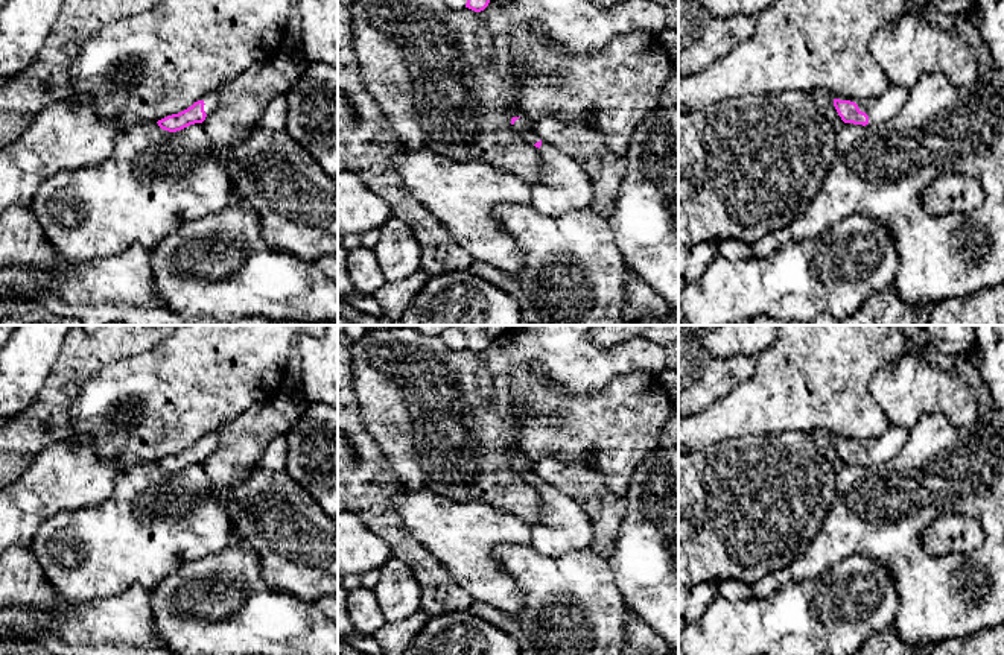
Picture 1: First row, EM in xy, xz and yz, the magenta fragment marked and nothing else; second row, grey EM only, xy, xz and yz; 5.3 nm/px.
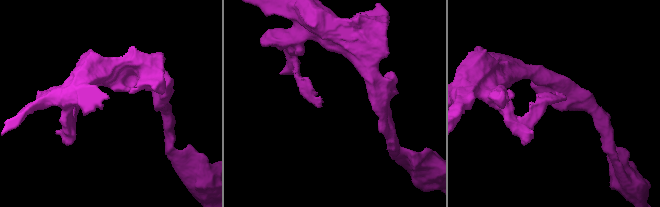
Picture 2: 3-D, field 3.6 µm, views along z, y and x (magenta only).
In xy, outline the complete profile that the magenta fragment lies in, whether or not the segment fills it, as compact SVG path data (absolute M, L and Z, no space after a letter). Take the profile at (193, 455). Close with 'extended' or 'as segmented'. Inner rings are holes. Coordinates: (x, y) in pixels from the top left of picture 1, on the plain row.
M216 433L204 435L198 442L195 442L187 450L167 456L158 460L158 467L169 473L181 471L190 465L202 464L219 445L219 438Z | extended

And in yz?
M890 426L879 438L846 441L837 436L834 447L846 465L873 465L898 454L908 439L908 429Z | extended

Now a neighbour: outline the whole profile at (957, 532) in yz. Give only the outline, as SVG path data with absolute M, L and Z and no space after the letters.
M957 511L937 517L923 533L929 555L969 553L984 541L984 532L971 512Z

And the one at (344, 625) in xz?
M341 585L338 587L338 637L347 638L354 632L347 611L348 591Z

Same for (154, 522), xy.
M141 464L120 471L113 494L102 503L46 520L29 549L58 594L68 602L85 602L120 594L135 584L152 591L183 564L221 553L233 540L227 506L218 500L201 464L176 473Z

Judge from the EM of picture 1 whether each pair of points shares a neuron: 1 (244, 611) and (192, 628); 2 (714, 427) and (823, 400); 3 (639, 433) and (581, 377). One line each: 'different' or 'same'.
1: same
2: same
3: different

